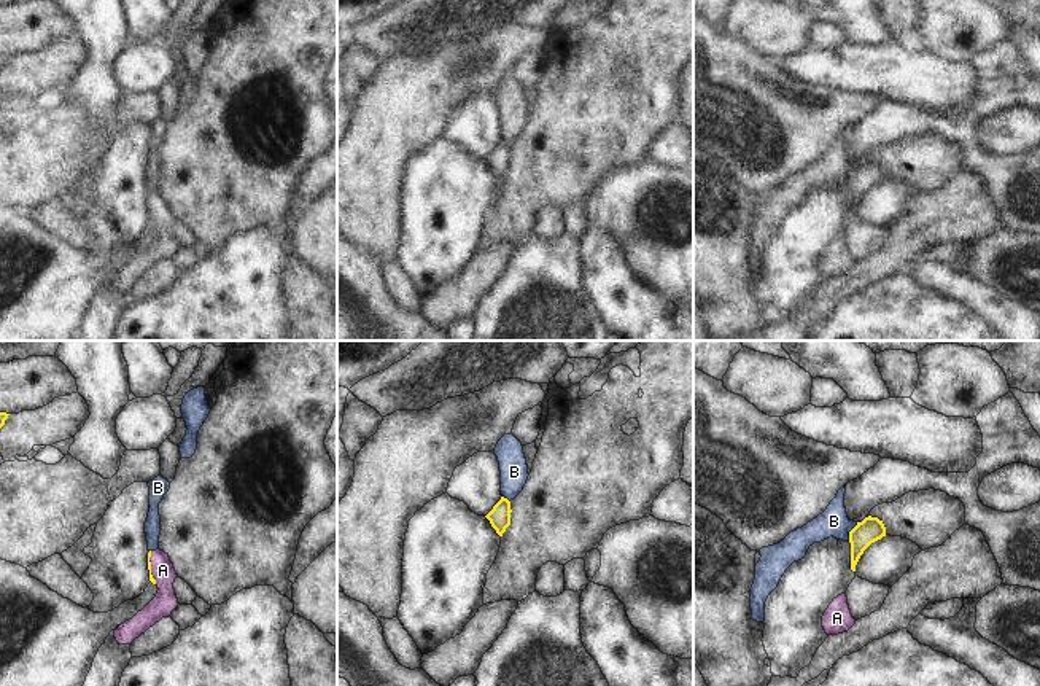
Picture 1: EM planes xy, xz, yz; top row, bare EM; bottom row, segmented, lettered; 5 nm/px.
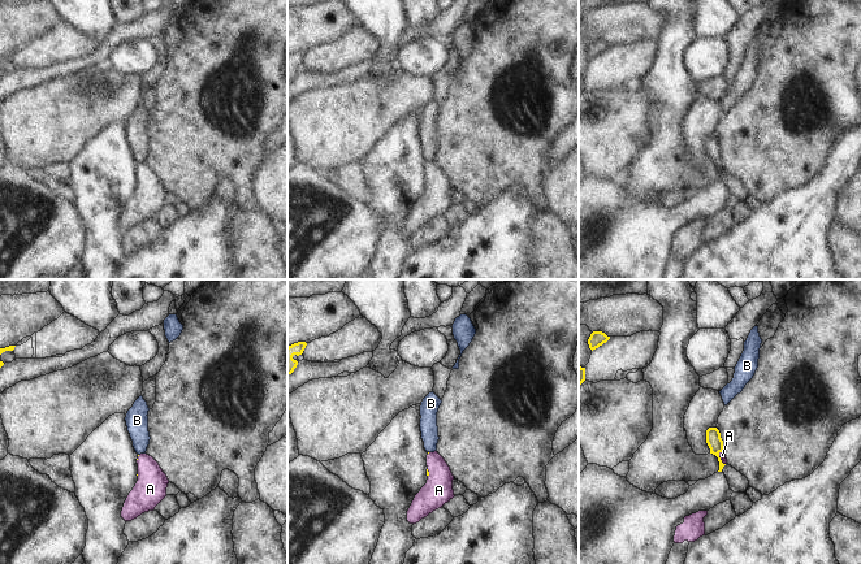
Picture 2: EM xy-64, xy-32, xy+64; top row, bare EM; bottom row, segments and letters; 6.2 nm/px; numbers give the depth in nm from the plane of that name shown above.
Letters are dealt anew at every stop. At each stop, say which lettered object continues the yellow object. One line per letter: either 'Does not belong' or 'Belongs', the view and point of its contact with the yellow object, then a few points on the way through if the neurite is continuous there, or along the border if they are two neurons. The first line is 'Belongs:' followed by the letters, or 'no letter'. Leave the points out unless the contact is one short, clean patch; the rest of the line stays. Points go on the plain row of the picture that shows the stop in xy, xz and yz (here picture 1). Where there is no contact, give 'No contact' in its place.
Belongs: A
A: Belongs. Touches yellow at xy (150, 210). Path across: xy (151, 222), (150, 210), (162, 214)
B: Does not belong. Touches yellow at yz (849, 175). Boundary: yz (857, 166), (849, 175), (848, 183)

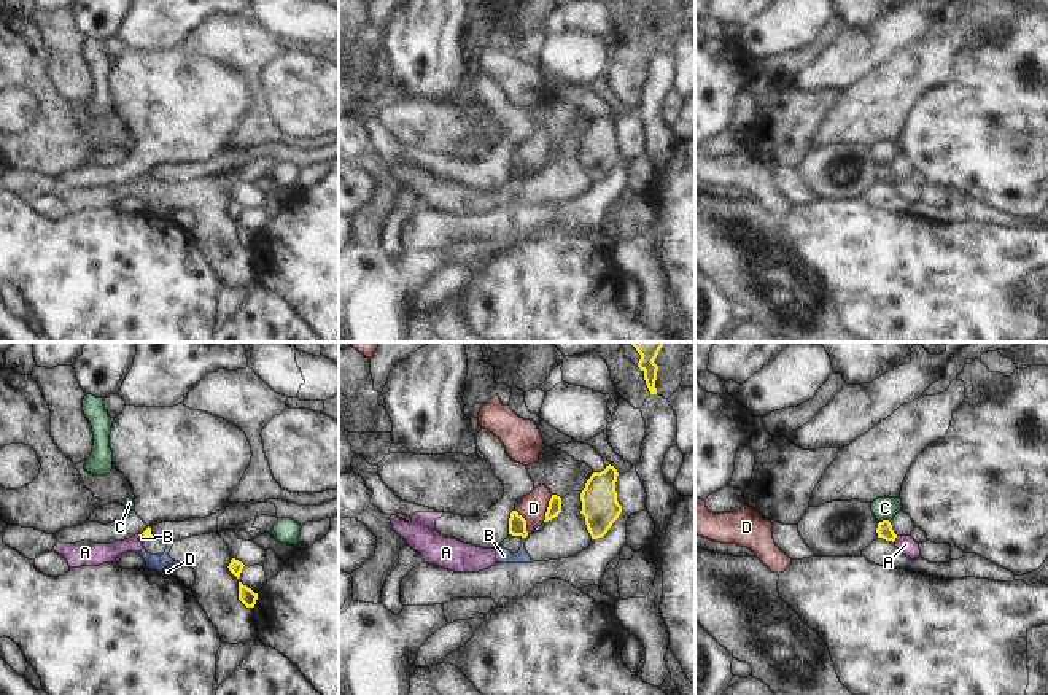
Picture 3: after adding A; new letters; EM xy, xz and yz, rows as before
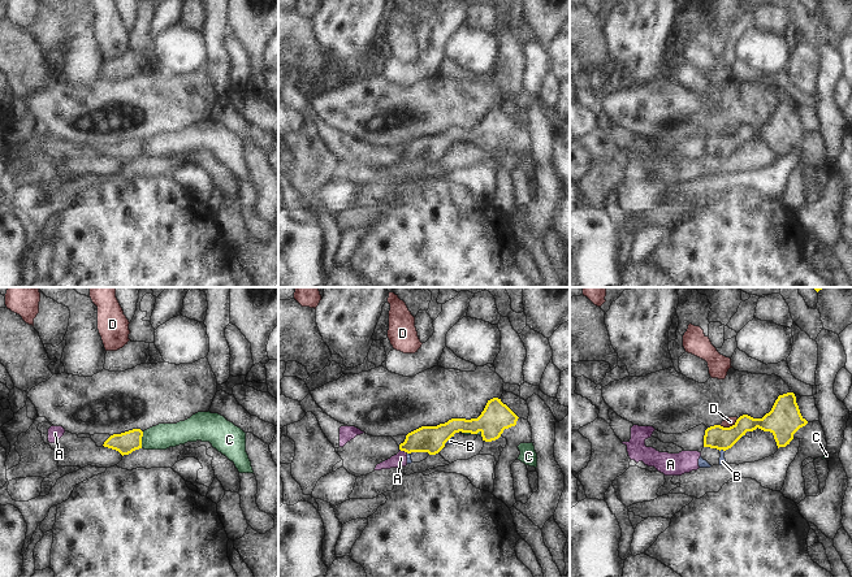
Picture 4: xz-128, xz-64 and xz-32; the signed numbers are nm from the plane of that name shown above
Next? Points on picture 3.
Belongs: no letter
A: Does not belong. Touches yellow at yz (894, 183). Boundary: yz (897, 180), (892, 185)
B: Does not belong. Touches yellow at xz (525, 180)
C: Does not belong. Touches yellow at yz (884, 164)
D: Does not belong. Touches yellow at xz (525, 166)

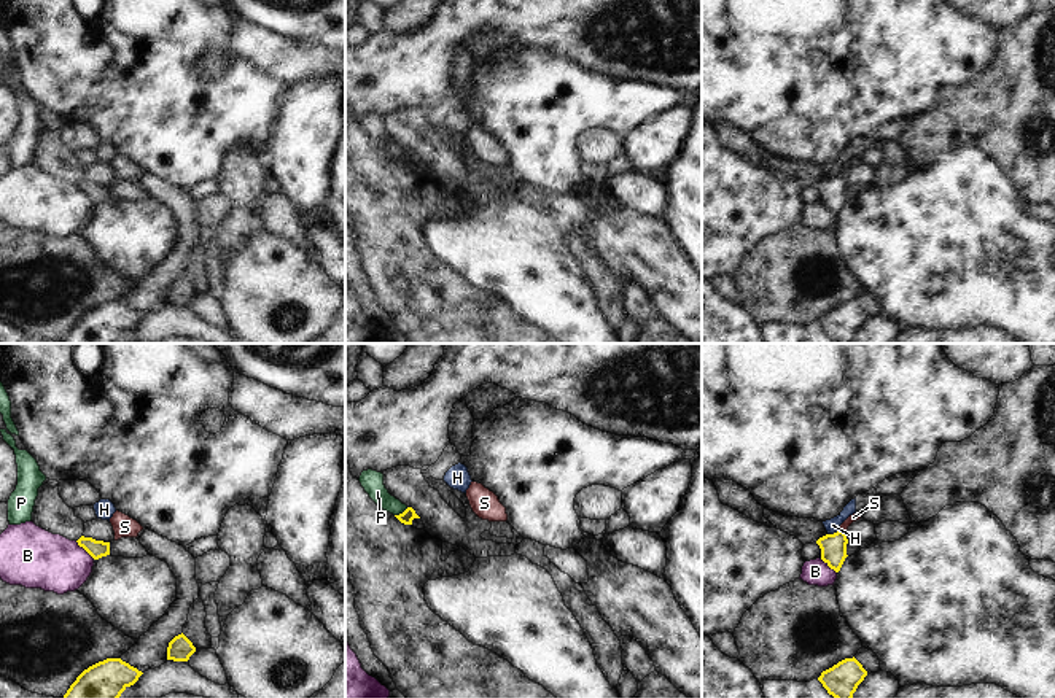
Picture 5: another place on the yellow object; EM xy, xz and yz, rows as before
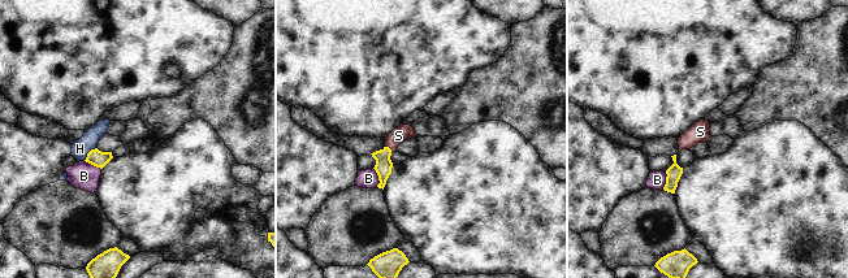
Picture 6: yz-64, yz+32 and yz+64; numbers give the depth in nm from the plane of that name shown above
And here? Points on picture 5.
Belongs: S
B: Does not belong. Touches yellow at xy (85, 193)
H: Does not belong. Touches yellow at yz (834, 177). Boundary: yz (839, 174), (828, 178)
P: Does not belong. Touches yellow at xz (403, 156). Boundary: xz (408, 151), (395, 159)
S: Belongs. Touches yellow at yz (842, 175). Path across: yz (833, 191), (842, 175), (844, 170)

